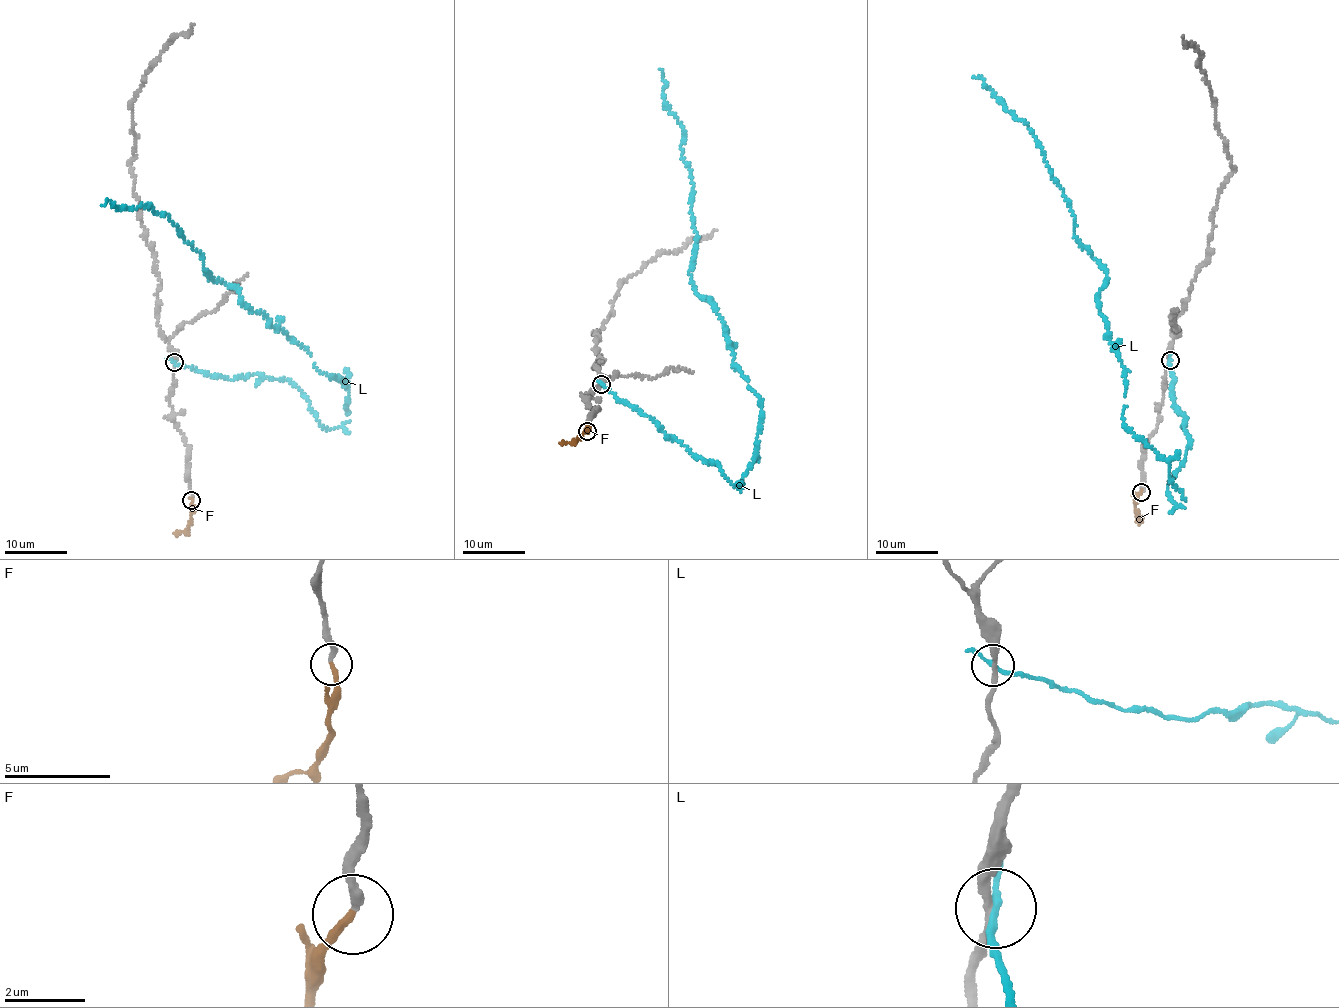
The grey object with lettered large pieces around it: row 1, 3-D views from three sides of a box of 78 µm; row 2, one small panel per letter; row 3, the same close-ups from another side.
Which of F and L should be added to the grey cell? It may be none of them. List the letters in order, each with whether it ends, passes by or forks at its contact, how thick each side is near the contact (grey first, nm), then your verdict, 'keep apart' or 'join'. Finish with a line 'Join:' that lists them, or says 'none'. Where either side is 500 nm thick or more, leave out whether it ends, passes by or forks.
F: it ends; calibres 240 and 200 nm; join
L: it passes by; calibres 190 and 170 nm; keep apart
Join: F

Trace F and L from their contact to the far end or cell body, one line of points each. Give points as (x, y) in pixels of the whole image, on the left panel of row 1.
F: (192, 500), (189, 527), (174, 534)
L: (174, 362), (292, 381), (320, 426), (346, 420), (347, 385), (210, 279), (167, 214), (102, 204)

